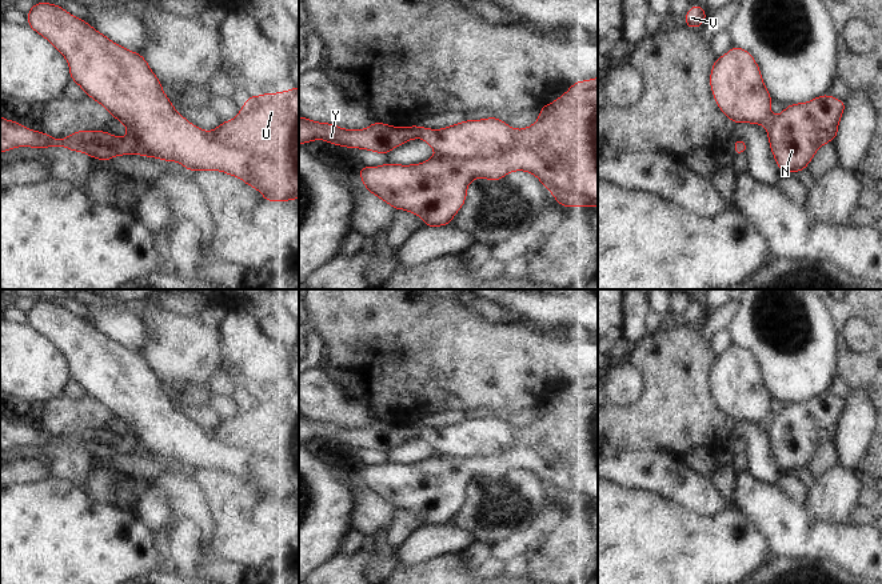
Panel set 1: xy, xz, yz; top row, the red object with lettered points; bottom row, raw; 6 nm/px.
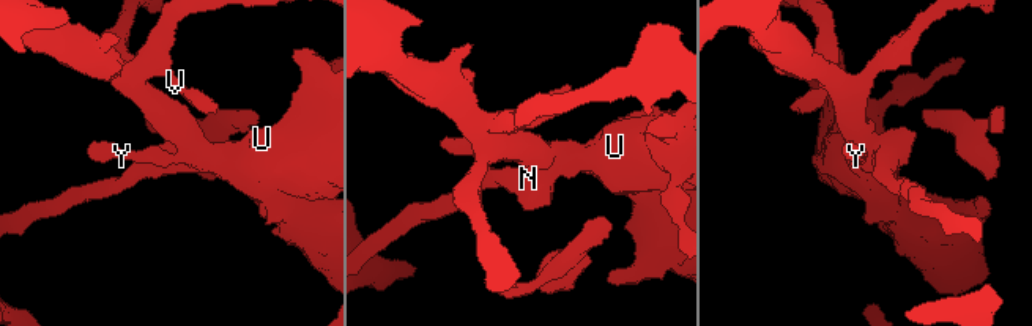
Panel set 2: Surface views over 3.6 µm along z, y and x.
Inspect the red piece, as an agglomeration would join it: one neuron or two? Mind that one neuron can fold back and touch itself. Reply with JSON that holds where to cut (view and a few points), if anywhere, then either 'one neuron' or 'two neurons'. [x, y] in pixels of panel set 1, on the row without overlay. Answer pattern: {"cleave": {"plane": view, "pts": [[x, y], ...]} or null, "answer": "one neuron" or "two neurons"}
{"cleave": null, "answer": "one neuron"}

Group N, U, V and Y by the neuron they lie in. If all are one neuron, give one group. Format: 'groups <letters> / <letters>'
groups N U V Y

